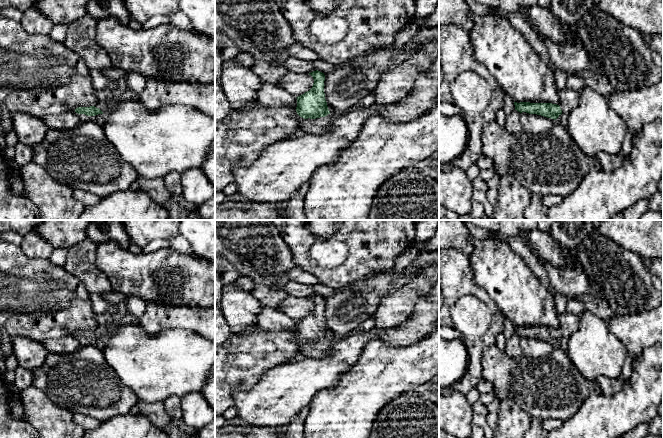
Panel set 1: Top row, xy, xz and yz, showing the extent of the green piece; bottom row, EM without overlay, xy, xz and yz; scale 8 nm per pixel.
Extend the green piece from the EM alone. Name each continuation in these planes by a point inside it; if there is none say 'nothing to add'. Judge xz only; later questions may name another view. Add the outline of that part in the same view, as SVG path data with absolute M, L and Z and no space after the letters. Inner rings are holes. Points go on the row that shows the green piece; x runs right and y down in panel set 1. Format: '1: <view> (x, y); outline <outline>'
1: xz (318, 125); outline M330 113L325 117L316 118L310 122L304 122L301 128L306 133L322 133L330 128L333 117L334 115Z

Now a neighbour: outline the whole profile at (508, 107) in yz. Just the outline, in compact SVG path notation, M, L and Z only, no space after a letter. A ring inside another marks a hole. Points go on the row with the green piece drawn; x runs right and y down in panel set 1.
M505 92L503 110L506 115L515 110L514 100Z

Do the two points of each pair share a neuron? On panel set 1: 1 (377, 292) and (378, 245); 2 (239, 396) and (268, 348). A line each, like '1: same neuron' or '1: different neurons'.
1: different neurons
2: different neurons

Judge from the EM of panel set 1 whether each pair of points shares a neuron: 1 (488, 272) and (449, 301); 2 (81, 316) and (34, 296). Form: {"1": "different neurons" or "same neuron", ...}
{"1": "different neurons", "2": "same neuron"}

